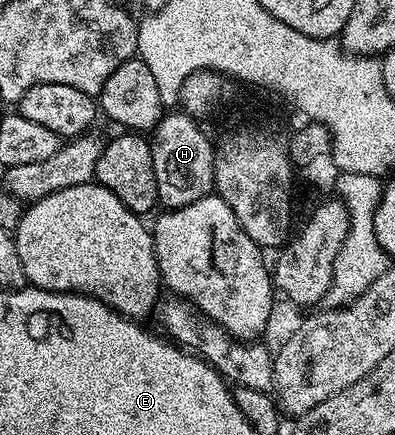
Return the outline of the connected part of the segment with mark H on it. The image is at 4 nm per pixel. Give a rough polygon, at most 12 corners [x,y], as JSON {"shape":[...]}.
{"shape":[[183,110],[150,133],[158,201],[198,202],[214,188],[213,141]]}

